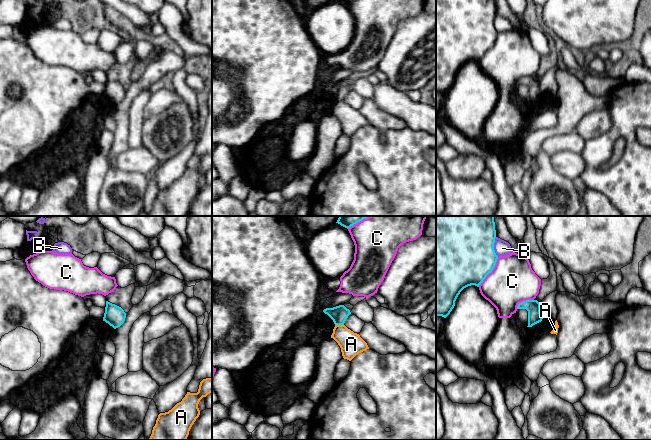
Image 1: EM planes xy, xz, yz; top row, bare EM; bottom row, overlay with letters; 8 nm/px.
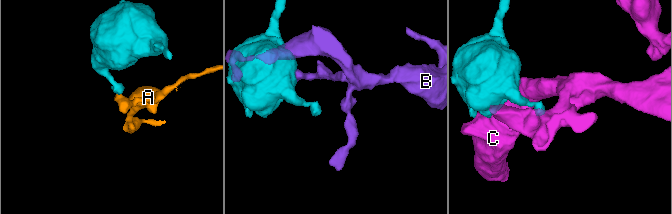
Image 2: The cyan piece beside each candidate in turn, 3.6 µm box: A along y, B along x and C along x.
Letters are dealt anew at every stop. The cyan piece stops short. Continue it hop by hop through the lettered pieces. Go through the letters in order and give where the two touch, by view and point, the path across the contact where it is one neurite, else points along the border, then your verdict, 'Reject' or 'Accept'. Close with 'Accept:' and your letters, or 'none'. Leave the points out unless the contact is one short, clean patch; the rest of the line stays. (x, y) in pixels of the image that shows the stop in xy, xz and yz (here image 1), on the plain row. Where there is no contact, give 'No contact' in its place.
A: Touches cyan at xz (339, 100). Boundary: xz (335, 100), (343, 101). Reject
B: Touches cyan at yz (493, 23). Boundary: yz (495, 13), (494, 28), (498, 32). Reject
C: Touches cyan at yz (490, 48). Reject
Accept: none

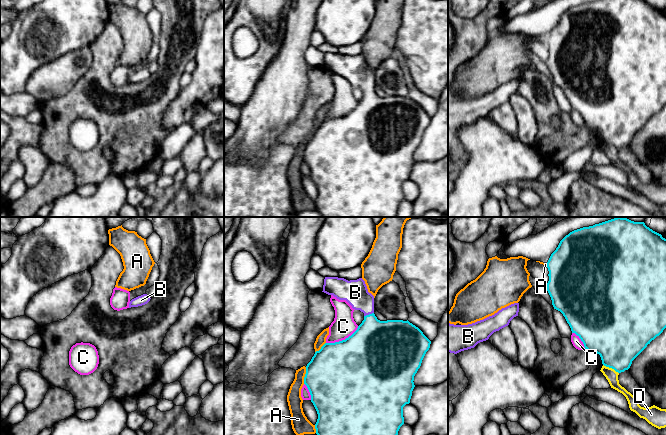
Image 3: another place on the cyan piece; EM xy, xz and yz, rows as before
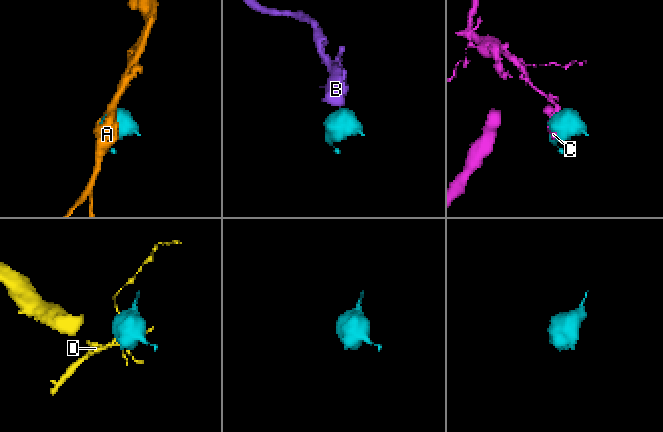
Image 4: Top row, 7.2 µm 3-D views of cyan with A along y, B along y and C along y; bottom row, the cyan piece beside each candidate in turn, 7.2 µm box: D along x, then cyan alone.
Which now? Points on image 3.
A: Touches cyan at xz (305, 151). Reject
B: Touches cyan at xz (369, 90). Path across: xz (376, 120), (371, 108), (369, 90), (367, 82), (355, 68). Accept
C: Touches cyan at xz (342, 116). Reject
D: Touches cyan at yz (611, 143). Boundary: yz (603, 140), (613, 144), (618, 149). Reject
Accept: B

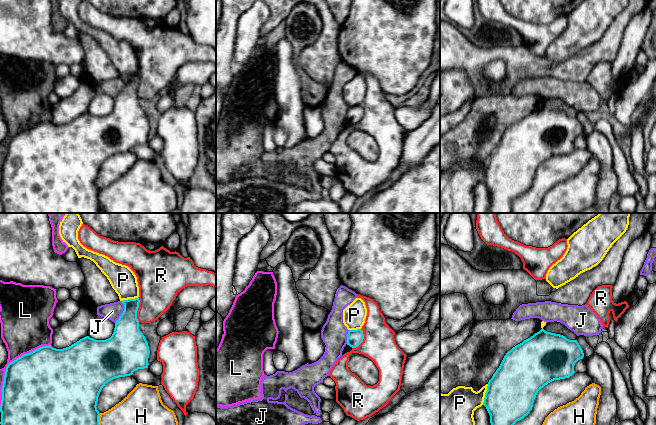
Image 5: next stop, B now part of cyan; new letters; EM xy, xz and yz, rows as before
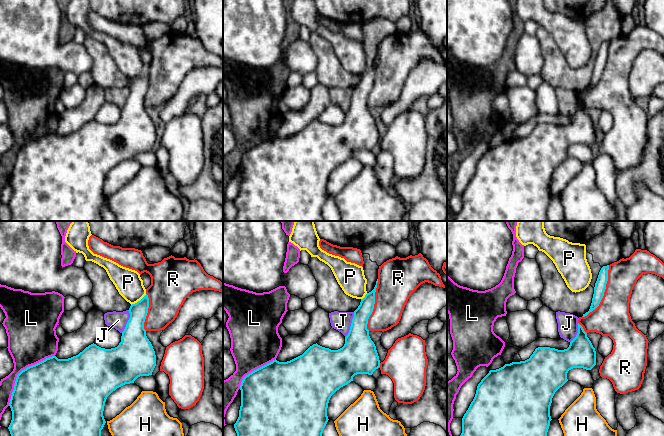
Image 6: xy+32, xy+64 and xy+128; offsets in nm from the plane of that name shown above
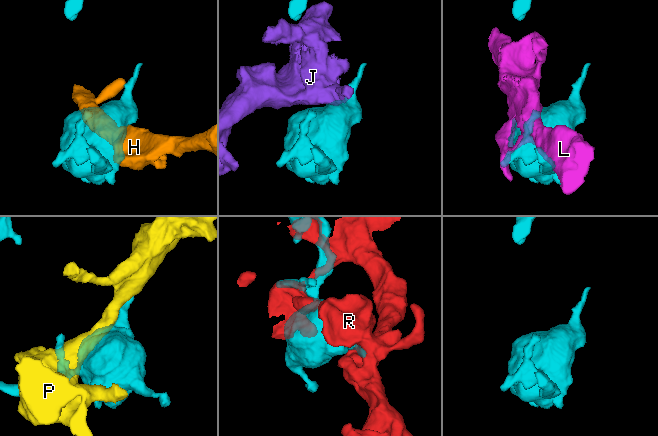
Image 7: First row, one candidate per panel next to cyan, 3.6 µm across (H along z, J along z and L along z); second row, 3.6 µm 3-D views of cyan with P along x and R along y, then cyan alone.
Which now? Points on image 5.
H: Touches cyan at xy (98, 197). Reject
J: Touches cyan at xy (123, 88). Boundary: xy (122, 77), (123, 88), (115, 99). Reject
L: Touches cyan at xy (8, 140). Reject
P: Touches cyan at yz (485, 170). Reject
R: Touches cyan at xy (137, 85). Reject
Accept: none

